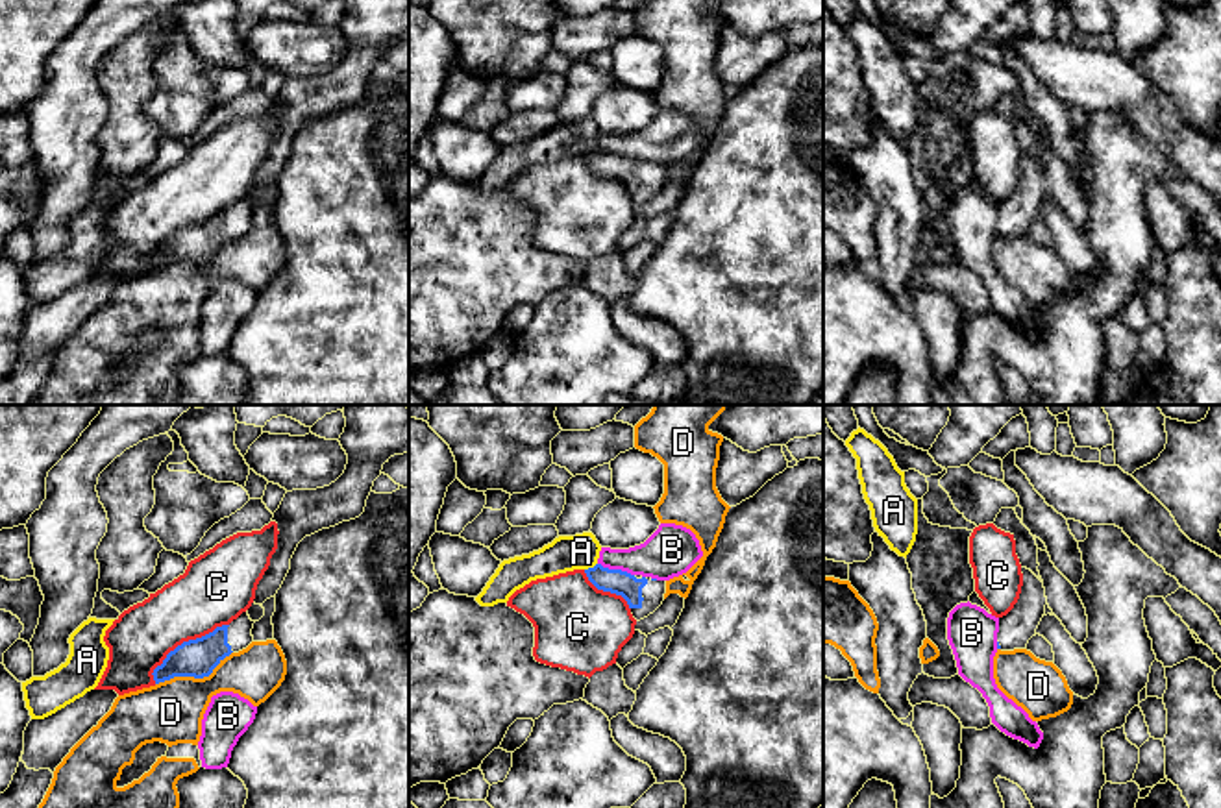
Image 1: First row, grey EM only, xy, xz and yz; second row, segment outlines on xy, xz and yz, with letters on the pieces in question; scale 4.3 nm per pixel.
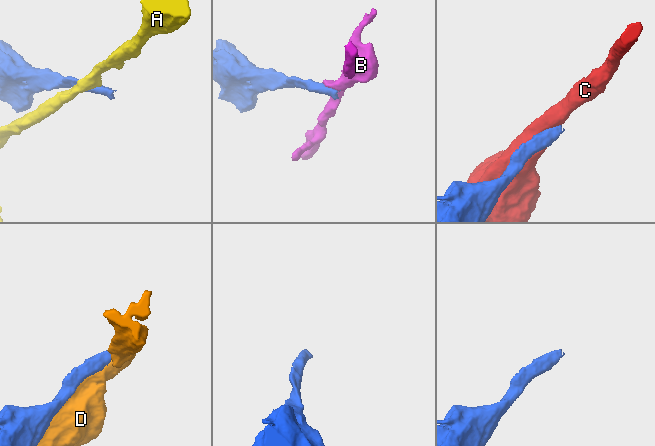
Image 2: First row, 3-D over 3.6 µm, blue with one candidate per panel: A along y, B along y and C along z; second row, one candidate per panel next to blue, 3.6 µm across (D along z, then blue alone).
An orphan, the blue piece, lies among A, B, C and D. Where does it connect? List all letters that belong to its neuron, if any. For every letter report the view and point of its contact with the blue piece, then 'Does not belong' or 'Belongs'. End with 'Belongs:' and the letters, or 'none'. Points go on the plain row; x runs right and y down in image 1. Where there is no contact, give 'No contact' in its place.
A: Touches blue at xz (591, 154). Does not belong
B: Touches blue at xz (616, 156). Does not belong
C: Touches blue at xy (184, 228). Does not belong
D: Touches blue at xy (193, 261). Does not belong
Belongs: none

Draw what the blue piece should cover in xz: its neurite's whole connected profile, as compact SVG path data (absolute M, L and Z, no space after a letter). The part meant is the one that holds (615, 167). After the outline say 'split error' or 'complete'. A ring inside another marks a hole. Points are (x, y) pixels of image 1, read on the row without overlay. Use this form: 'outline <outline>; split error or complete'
outline M601 150L585 155L585 159L598 176L622 181L636 207L653 200L664 187L666 166L609 155Z; split error

